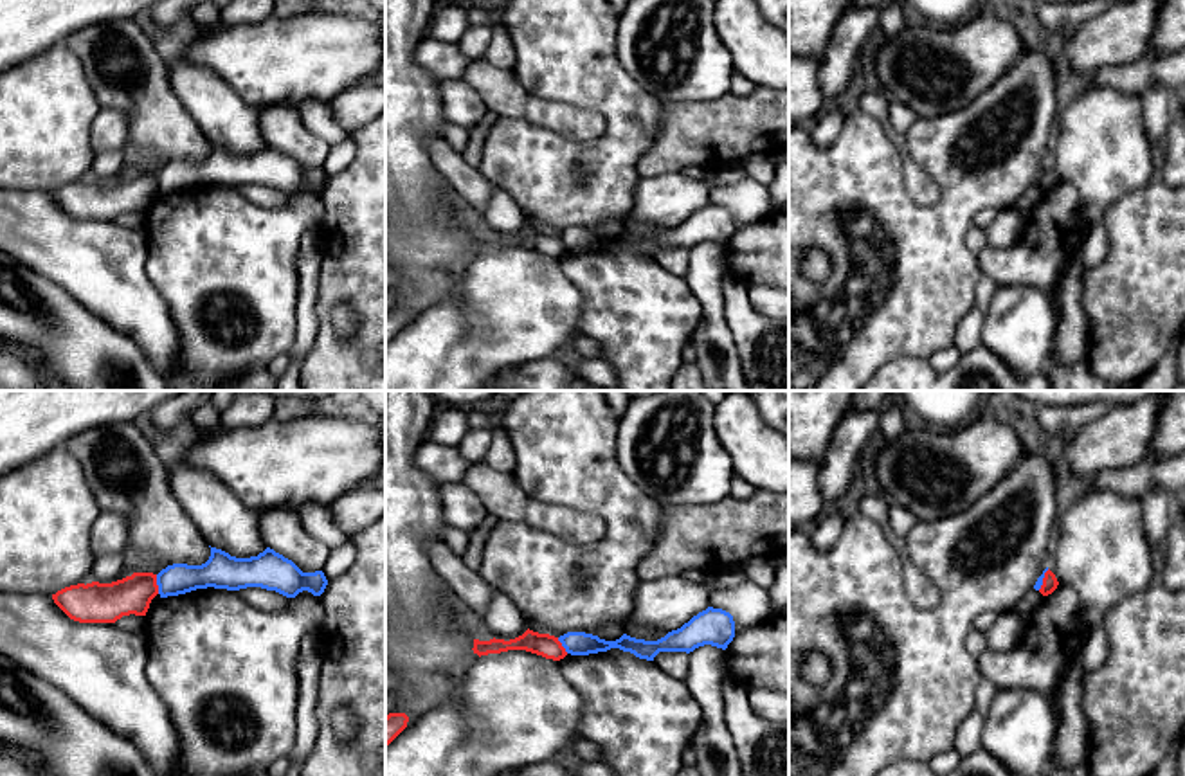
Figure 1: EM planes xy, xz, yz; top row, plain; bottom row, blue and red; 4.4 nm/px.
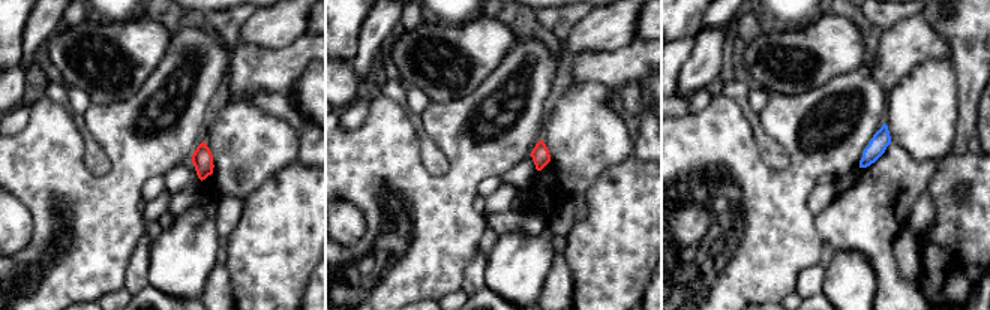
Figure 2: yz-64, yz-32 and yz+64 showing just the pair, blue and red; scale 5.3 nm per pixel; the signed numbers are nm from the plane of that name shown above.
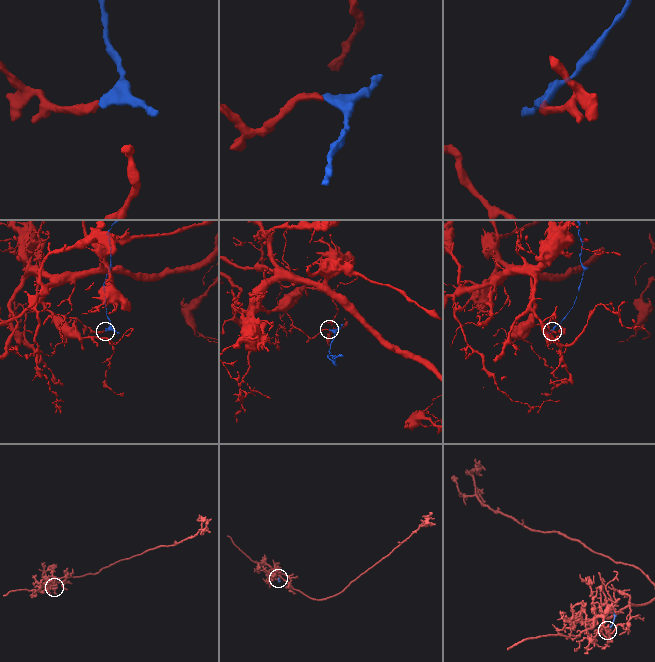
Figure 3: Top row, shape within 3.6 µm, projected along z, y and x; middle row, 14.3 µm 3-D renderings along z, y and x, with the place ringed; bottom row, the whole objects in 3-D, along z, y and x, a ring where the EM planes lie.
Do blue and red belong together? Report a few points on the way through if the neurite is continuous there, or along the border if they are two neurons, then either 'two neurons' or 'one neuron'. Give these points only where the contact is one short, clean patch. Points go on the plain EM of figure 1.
along xy (155, 171), (159, 189) | two neurons

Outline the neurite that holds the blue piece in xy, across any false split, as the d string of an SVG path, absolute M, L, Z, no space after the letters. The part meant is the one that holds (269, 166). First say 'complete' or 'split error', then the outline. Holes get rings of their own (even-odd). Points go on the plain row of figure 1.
complete | M211 144L211 153L202 162L173 160L157 171L160 194L185 191L196 185L240 187L261 184L286 194L308 187L321 193L328 182L322 167L303 169L292 157L267 144L258 153L236 155Z

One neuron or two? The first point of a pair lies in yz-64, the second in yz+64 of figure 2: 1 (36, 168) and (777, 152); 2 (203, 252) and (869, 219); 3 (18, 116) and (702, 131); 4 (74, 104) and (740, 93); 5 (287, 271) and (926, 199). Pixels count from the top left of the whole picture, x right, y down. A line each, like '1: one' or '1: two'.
1: two
2: two
3: two
4: two
5: two

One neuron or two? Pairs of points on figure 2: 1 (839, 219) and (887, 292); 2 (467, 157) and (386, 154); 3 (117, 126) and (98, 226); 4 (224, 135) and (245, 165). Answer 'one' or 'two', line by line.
1: one
2: one
3: one
4: one

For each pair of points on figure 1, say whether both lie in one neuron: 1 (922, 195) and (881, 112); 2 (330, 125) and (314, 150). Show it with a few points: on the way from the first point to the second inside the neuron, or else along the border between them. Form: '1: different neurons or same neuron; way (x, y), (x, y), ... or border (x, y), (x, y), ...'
1: same neuron; way (913, 175), (899, 141), (890, 132)
2: different neurons; border (296, 107), (301, 121), (330, 146)

